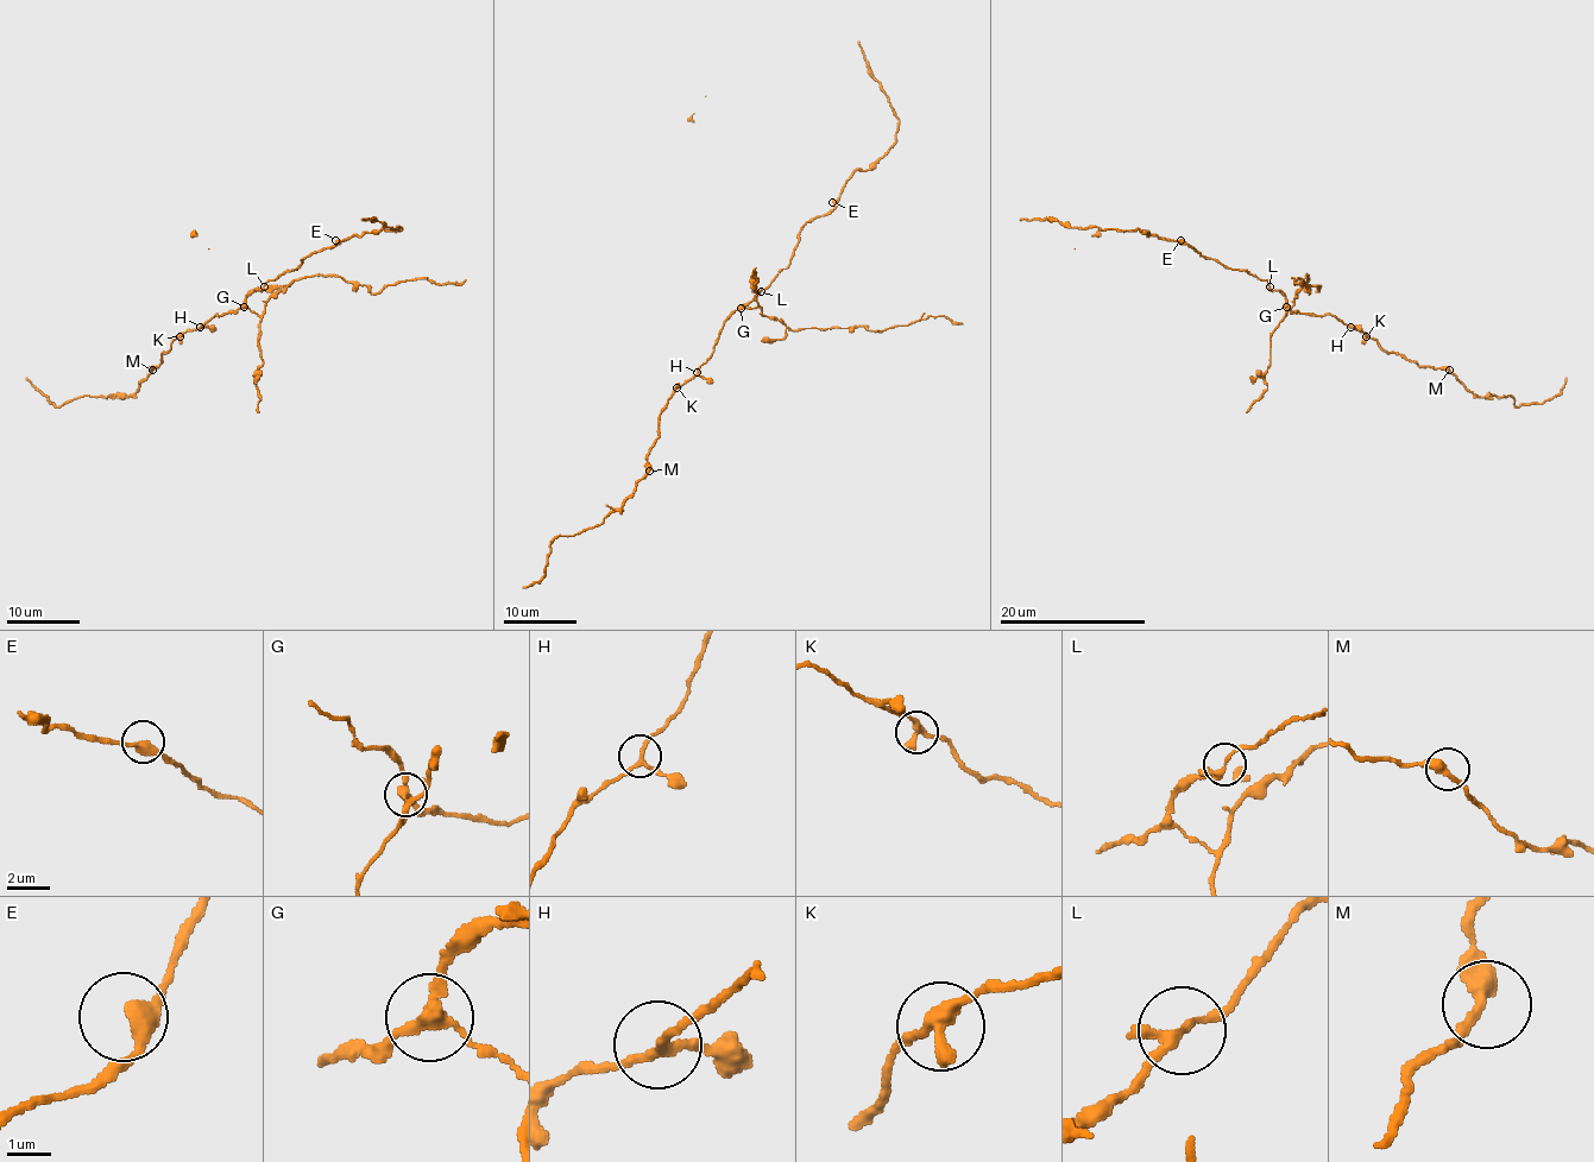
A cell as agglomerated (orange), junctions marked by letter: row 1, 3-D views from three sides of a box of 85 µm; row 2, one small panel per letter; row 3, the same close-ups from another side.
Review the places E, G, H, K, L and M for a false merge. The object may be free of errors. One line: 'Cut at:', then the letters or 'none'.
Cut at: G

